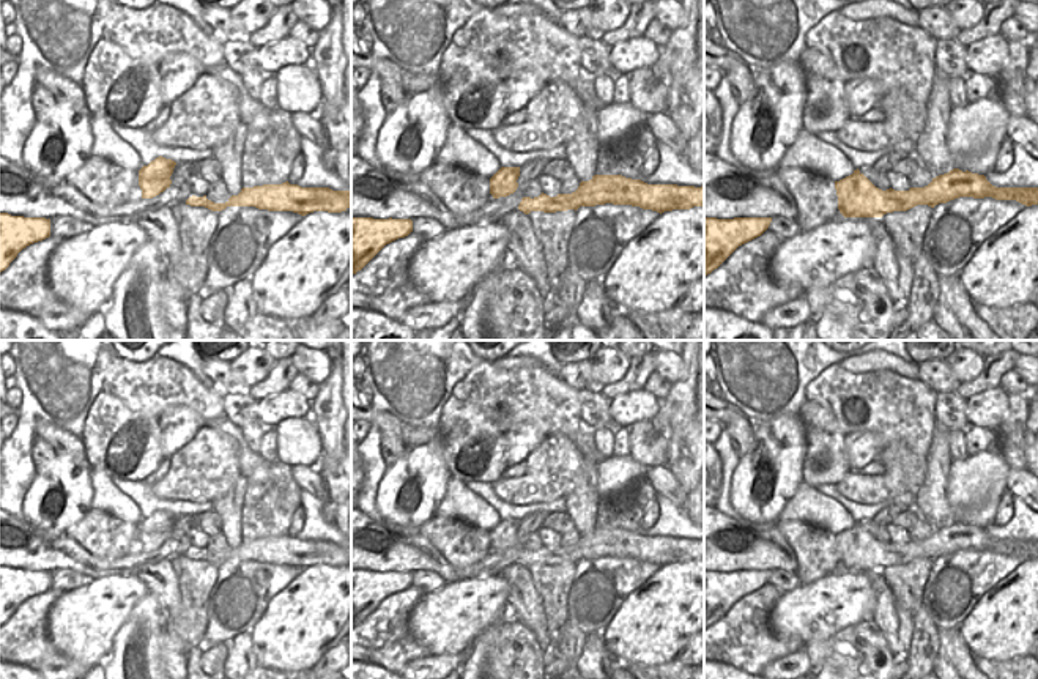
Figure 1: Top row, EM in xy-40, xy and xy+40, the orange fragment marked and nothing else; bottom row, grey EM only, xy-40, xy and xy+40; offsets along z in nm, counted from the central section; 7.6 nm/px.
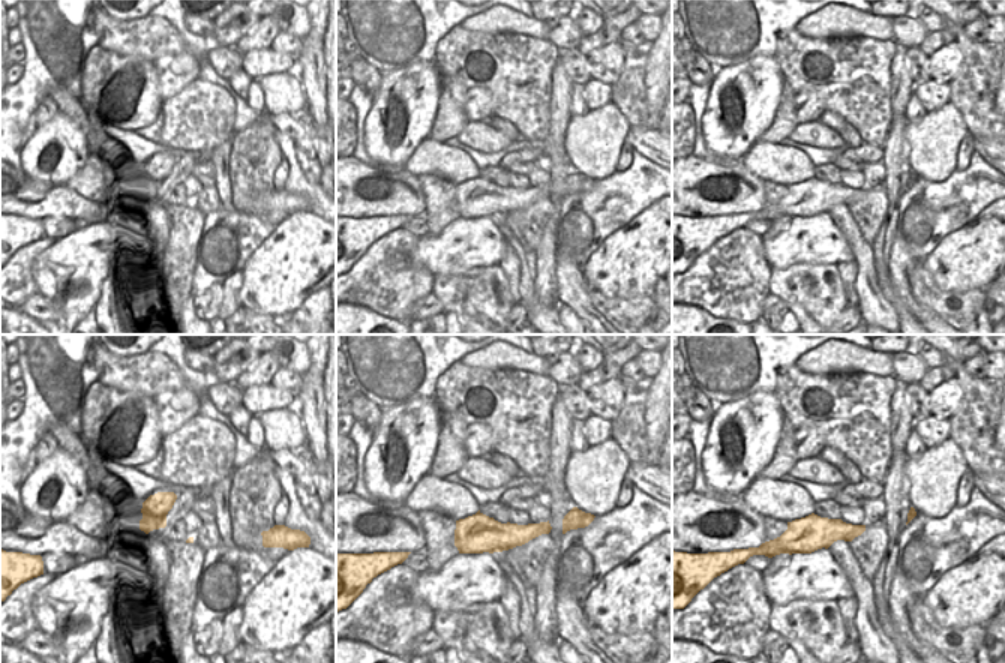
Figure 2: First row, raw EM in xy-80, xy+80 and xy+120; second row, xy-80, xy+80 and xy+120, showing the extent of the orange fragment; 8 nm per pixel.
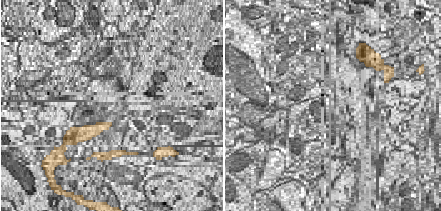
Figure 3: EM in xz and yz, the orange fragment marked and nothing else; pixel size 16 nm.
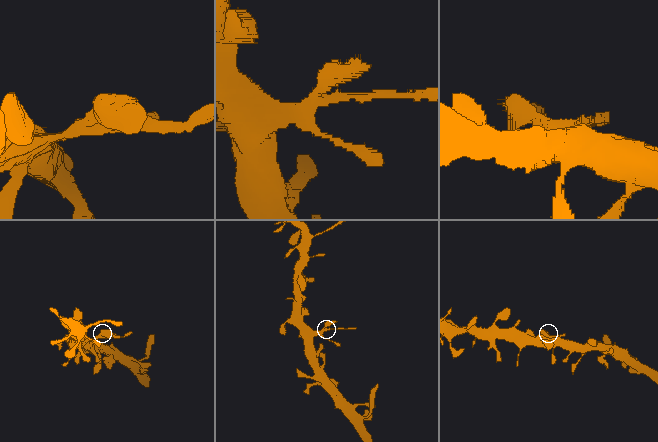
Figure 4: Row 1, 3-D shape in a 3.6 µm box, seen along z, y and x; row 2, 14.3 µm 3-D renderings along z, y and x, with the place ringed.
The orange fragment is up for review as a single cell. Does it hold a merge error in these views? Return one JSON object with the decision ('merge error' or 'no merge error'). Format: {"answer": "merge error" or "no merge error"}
{"answer": "no merge error"}

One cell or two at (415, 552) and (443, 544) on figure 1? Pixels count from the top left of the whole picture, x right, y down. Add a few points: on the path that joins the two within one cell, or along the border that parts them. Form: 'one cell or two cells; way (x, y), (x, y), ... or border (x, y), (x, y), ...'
two cells; border (416, 528), (449, 563), (455, 567), (465, 567)

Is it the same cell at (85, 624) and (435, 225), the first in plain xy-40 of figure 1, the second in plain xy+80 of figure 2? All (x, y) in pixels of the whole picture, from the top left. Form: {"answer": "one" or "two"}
{"answer": "two"}

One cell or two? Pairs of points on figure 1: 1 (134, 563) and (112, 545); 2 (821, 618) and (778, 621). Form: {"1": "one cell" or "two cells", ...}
{"1": "two cells", "2": "one cell"}

